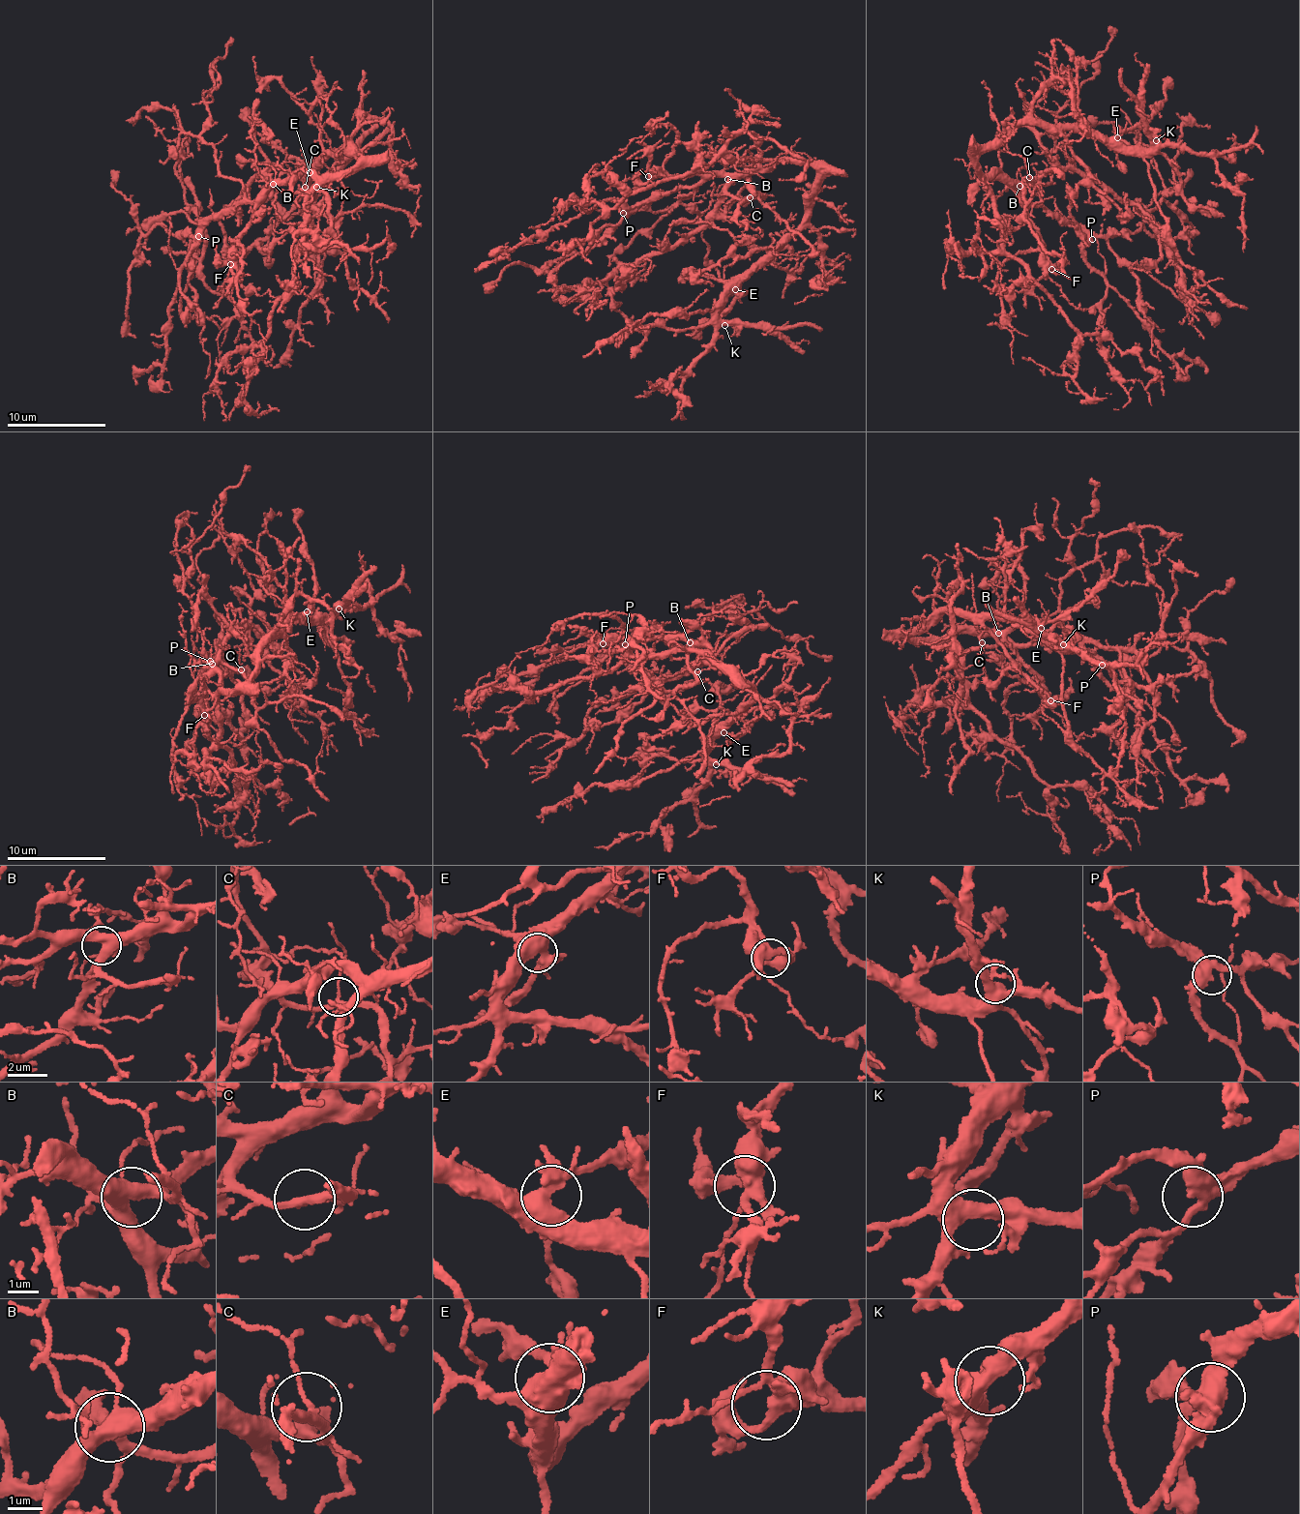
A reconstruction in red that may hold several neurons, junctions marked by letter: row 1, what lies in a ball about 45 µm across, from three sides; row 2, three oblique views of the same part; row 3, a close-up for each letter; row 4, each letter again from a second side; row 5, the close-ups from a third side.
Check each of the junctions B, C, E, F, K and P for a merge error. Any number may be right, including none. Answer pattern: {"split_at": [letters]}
{"split_at": []}

